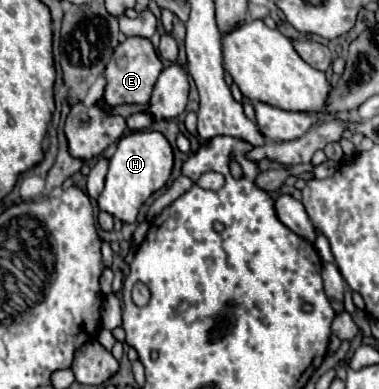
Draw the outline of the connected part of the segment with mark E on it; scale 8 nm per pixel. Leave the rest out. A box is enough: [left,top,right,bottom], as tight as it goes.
[104,36,162,106]

